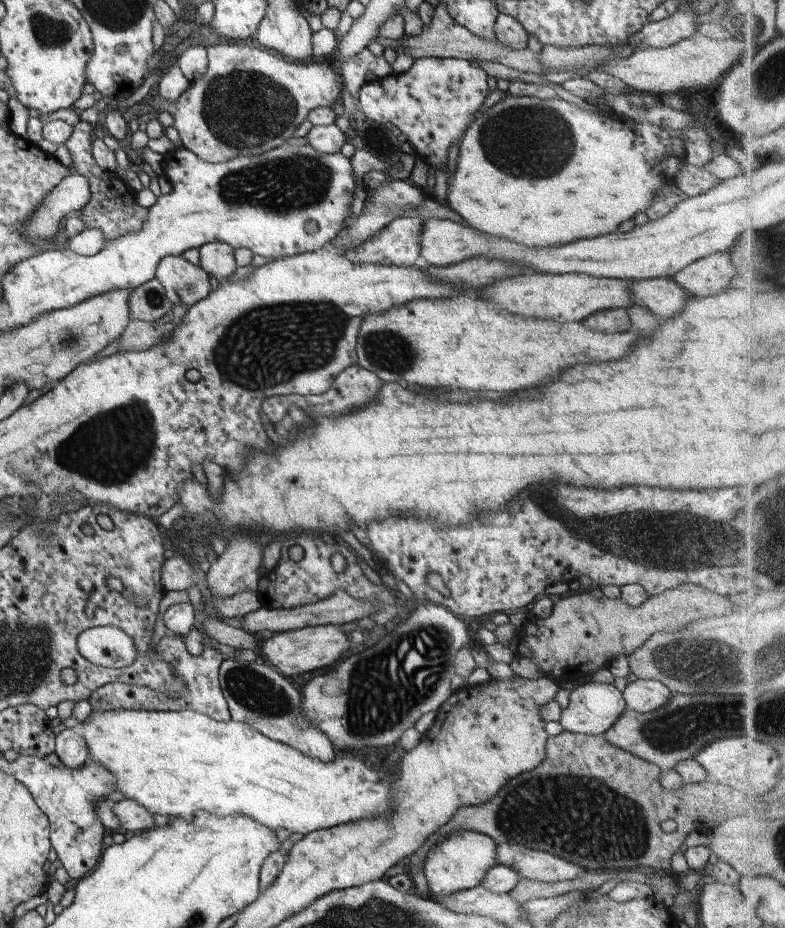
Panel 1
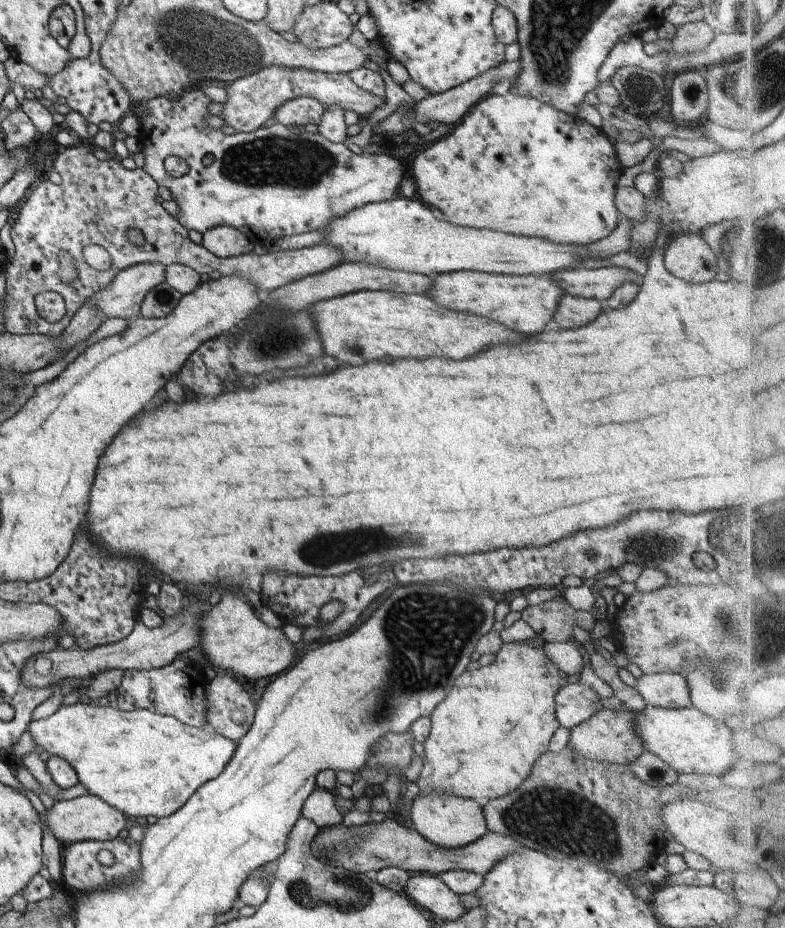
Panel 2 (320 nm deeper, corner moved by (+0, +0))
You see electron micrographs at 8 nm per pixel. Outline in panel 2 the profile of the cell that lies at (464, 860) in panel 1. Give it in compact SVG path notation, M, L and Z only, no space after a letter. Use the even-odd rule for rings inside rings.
M421 790L414 798L410 809L410 820L414 828L428 842L440 848L464 848L476 840L480 840L489 831L483 814L483 808L474 800L460 798L446 792L430 792Z

